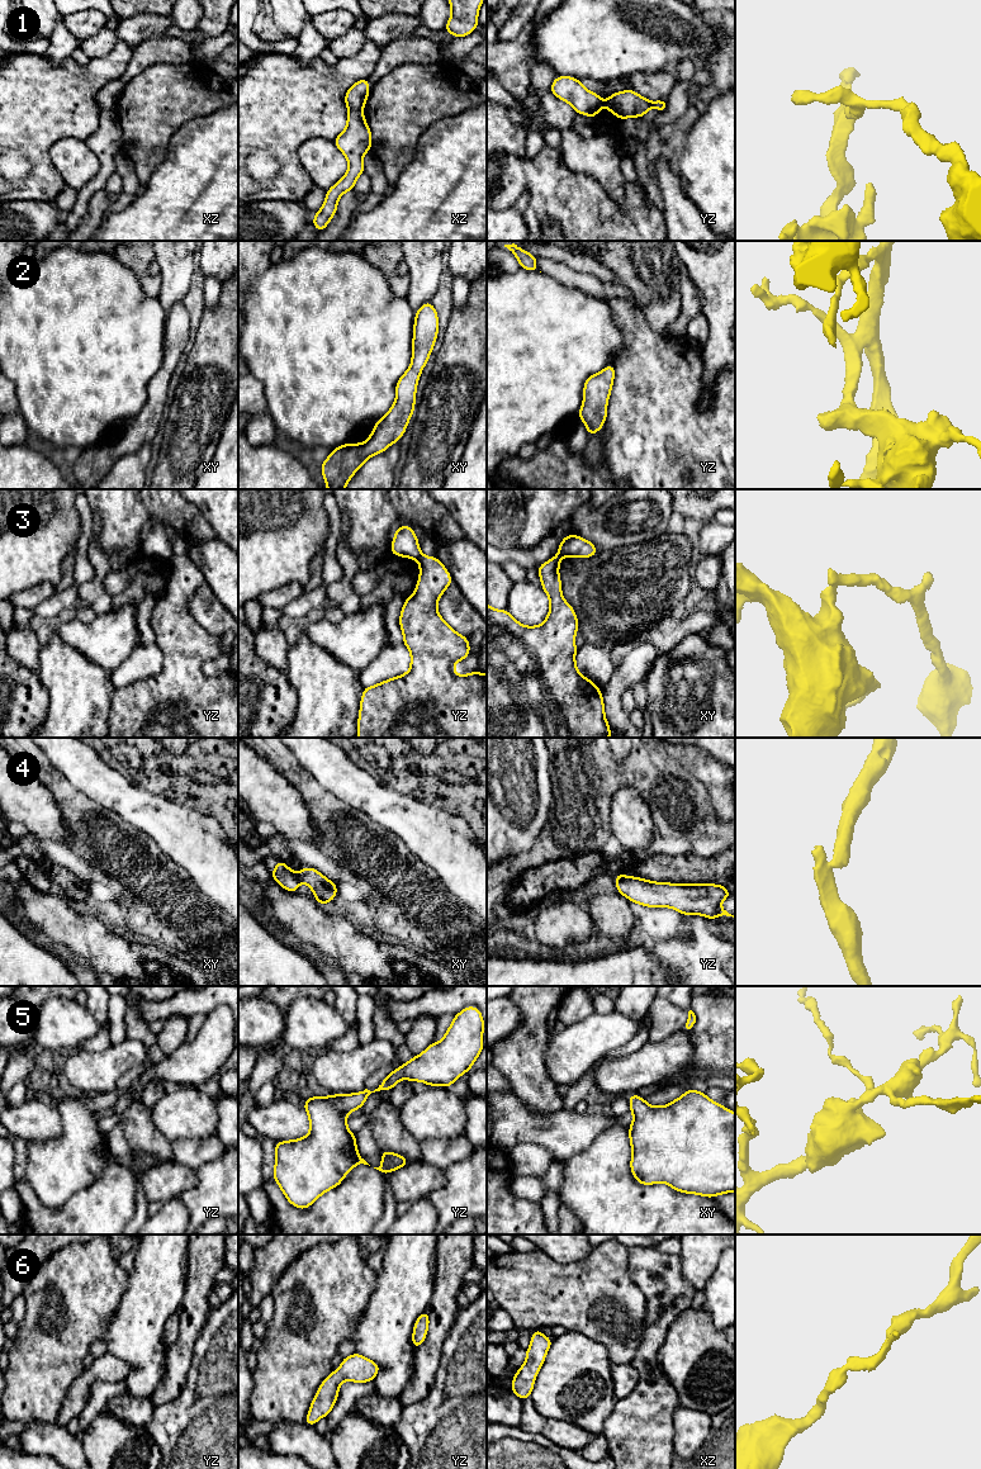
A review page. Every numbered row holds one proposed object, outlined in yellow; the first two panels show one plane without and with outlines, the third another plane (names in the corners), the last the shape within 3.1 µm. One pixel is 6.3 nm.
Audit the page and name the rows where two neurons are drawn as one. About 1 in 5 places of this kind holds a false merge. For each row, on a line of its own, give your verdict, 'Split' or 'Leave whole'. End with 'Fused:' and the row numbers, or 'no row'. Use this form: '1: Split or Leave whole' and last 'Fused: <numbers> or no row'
1: Split
2: Leave whole
3: Split
4: Split
5: Leave whole
6: Leave whole
Fused: 1, 3, 4

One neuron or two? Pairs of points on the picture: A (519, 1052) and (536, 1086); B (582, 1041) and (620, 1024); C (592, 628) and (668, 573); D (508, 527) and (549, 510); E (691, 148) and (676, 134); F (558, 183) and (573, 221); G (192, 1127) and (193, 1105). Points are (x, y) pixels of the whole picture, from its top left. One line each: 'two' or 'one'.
A: one
B: one
C: one
D: two
E: two
F: one
G: one

